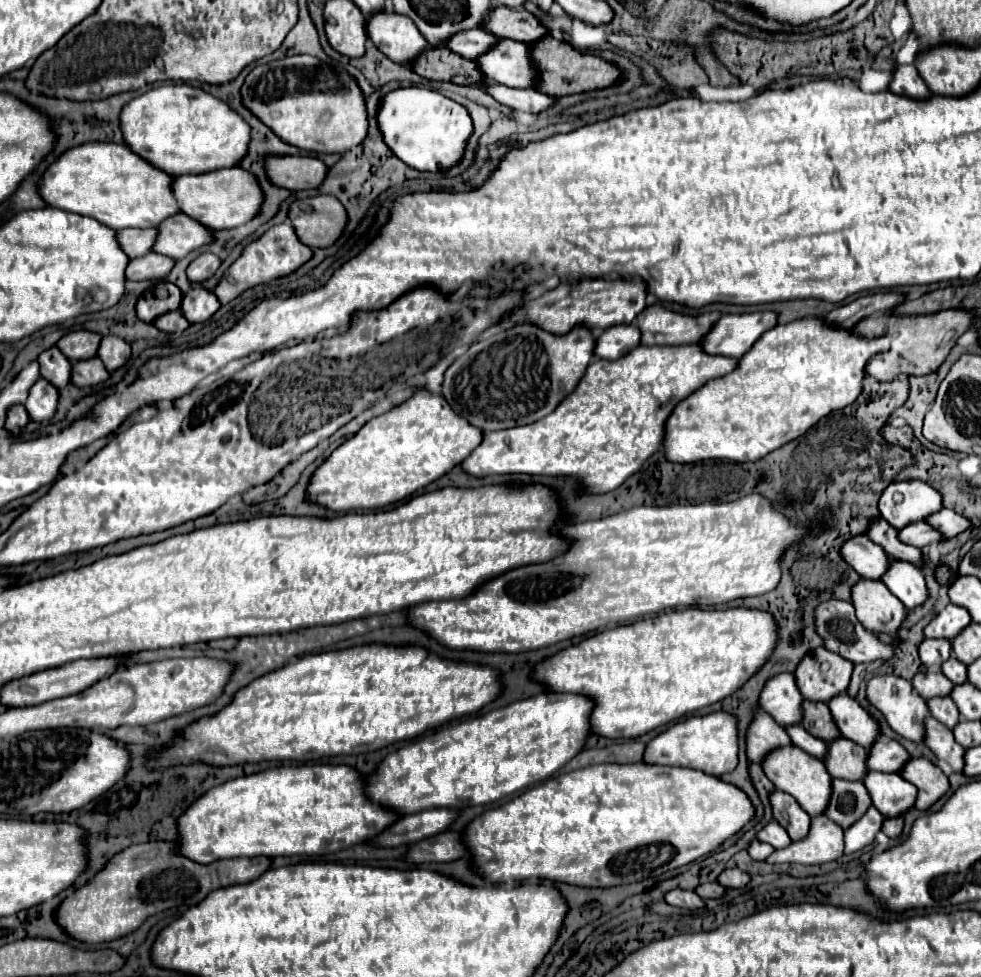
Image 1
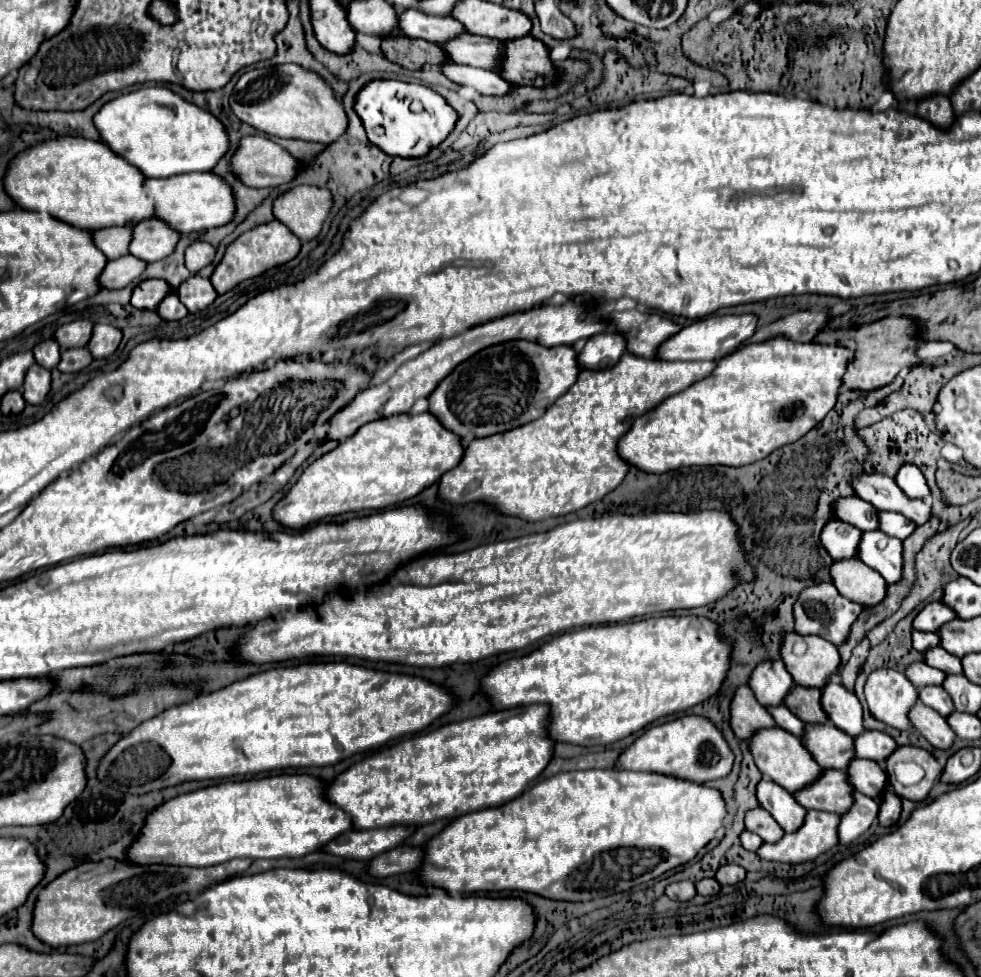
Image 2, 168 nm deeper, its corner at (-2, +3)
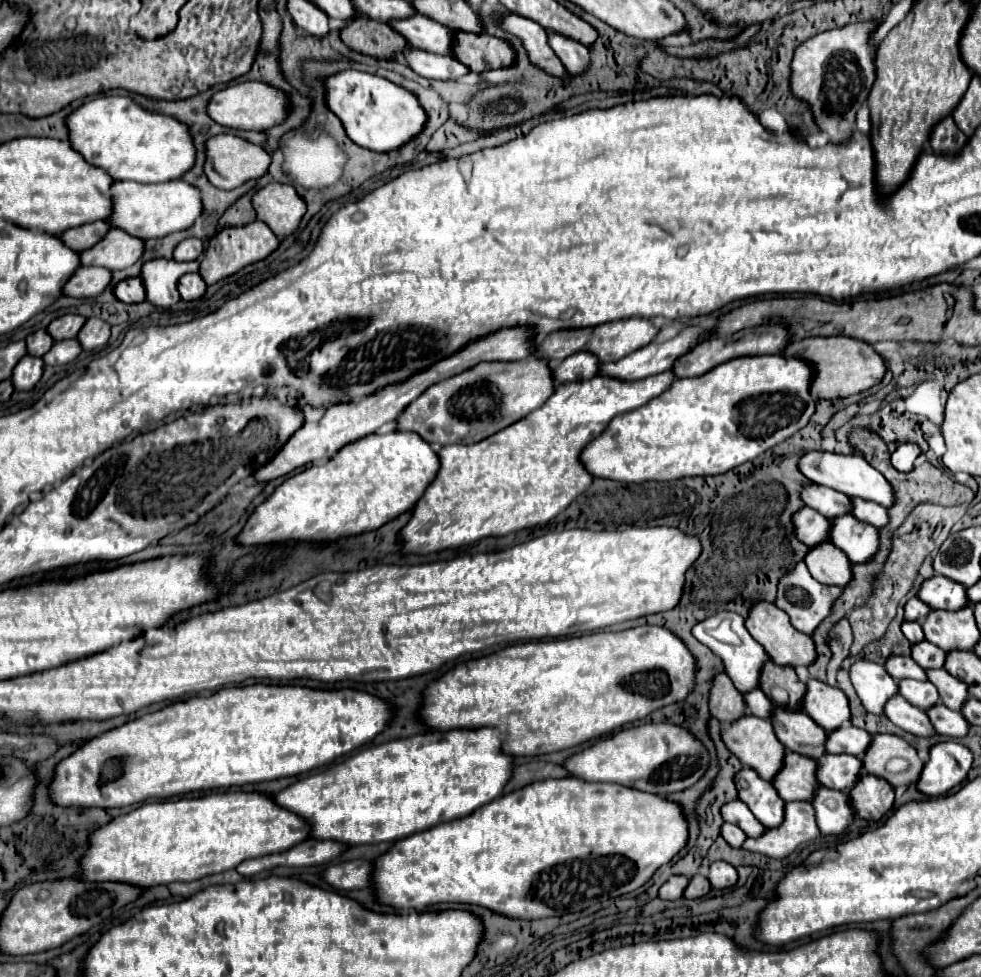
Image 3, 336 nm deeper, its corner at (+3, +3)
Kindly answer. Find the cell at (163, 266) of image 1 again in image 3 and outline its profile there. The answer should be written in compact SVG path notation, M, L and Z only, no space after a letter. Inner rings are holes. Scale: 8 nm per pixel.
M81 267L65 285L65 295L97 297L111 283L111 271L105 267Z

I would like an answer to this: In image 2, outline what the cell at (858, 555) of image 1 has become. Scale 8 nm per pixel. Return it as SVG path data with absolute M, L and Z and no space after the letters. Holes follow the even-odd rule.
M832 519L832 521L828 521L828 525L824 525L824 529L820 533L820 541L832 559L836 559L836 561L848 559L848 557L854 557L858 551L860 531L844 521Z

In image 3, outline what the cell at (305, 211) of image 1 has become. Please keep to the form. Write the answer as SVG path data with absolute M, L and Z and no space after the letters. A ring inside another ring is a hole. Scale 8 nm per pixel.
M271 183L257 191L253 195L253 207L257 219L265 221L279 239L293 235L307 211L307 203L295 187L283 183Z

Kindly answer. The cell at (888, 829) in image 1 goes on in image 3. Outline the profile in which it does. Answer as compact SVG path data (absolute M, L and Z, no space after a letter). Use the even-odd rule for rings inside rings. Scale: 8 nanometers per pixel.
M861 773L859 785L851 789L851 799L859 817L867 821L879 821L893 807L893 787L879 777L871 777L869 773Z

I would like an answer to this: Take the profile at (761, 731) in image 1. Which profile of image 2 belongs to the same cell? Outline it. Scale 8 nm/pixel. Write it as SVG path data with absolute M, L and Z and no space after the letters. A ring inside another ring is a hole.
M740 685L740 689L734 691L732 705L730 705L730 727L736 737L746 741L756 729L776 725L772 715L766 711L764 705L760 705L750 691L748 685Z

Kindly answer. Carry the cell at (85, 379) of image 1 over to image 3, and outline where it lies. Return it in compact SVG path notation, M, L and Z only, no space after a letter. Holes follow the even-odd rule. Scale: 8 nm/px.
M77 339L55 341L55 345L51 347L51 353L47 353L47 357L43 357L43 361L45 361L45 365L67 365L67 363L75 361L81 351L83 349Z

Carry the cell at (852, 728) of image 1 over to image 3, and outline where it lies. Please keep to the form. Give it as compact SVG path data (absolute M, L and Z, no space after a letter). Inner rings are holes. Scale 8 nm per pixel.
M811 679L807 683L807 697L803 697L803 709L827 733L839 729L851 717L847 695L841 689L817 679Z

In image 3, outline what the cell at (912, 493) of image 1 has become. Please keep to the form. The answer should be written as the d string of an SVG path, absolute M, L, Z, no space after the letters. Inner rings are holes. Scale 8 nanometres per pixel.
M911 443L899 445L899 449L891 455L891 465L901 473L909 473L913 471L913 463L919 455L921 455L921 449L917 445L911 445Z

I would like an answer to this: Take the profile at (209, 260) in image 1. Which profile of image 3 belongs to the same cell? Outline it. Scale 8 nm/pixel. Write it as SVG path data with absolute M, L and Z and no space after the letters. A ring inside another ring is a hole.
M193 237L181 241L173 251L175 261L195 261L195 259L201 261L201 257L203 257L203 243Z

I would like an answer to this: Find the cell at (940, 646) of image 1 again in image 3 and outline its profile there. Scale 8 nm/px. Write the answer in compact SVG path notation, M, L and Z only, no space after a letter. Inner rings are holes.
M905 621L905 623L901 625L901 629L903 629L903 635L909 639L911 645L915 645L915 643L919 643L919 641L925 639L923 629L921 629L919 623L907 623L907 621Z

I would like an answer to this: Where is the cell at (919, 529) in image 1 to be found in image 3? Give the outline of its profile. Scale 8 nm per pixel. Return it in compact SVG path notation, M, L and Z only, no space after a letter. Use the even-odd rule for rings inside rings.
M851 497L851 501L853 501L853 515L859 521L869 523L877 529L881 529L889 523L889 513L881 505L875 505L871 501L863 501L863 499L857 499L857 497Z

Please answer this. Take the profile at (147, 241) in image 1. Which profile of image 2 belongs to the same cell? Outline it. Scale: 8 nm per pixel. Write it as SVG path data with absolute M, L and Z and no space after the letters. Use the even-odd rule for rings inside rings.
M106 227L106 229L92 231L94 245L108 259L118 259L120 255L126 255L130 239L132 239L132 229L130 227Z

